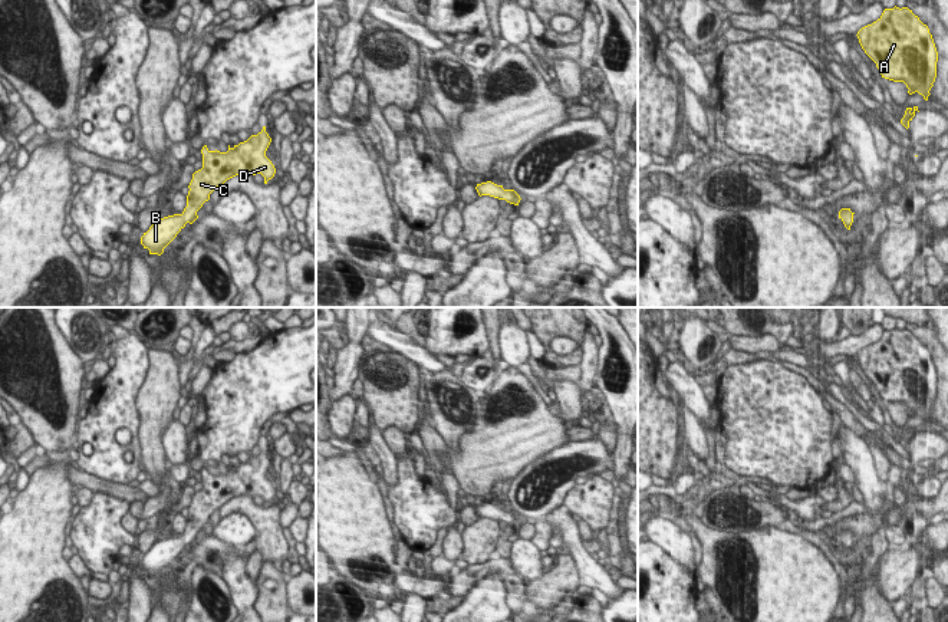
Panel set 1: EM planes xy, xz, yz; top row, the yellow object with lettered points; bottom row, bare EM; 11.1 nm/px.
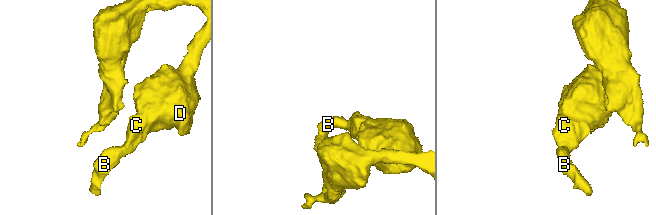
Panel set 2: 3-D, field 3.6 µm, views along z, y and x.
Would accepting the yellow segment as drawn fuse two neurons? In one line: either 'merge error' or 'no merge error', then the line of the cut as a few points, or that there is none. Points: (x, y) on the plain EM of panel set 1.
no merge error; no cut

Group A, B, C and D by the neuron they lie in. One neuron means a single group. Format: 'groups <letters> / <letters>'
groups A B C D

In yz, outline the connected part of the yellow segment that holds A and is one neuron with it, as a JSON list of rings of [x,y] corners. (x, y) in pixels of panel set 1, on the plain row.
[[[896,328],[885,330],[876,343],[862,349],[856,358],[865,375],[876,385],[882,399],[903,404],[909,417],[918,414],[928,422],[937,399],[938,373],[928,348],[912,332]]]

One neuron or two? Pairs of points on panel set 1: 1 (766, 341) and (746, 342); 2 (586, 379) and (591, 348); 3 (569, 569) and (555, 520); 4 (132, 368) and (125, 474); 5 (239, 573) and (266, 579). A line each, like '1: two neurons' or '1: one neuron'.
1: one neuron
2: one neuron
3: two neurons
4: one neuron
5: two neurons

